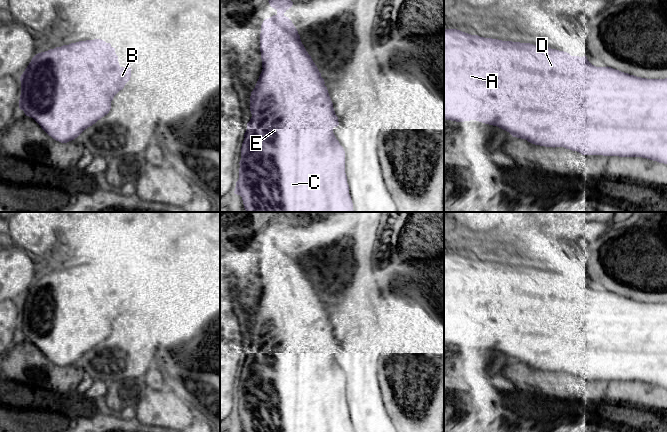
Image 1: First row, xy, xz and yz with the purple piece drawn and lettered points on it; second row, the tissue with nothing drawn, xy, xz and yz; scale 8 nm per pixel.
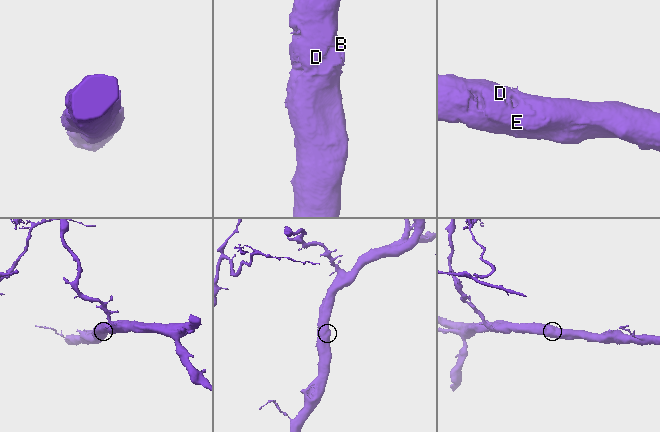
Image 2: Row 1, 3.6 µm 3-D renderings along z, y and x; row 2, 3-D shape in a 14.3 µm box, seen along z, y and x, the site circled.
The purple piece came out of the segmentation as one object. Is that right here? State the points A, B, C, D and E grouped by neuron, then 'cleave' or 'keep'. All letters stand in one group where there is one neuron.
groups A B C D E; keep

